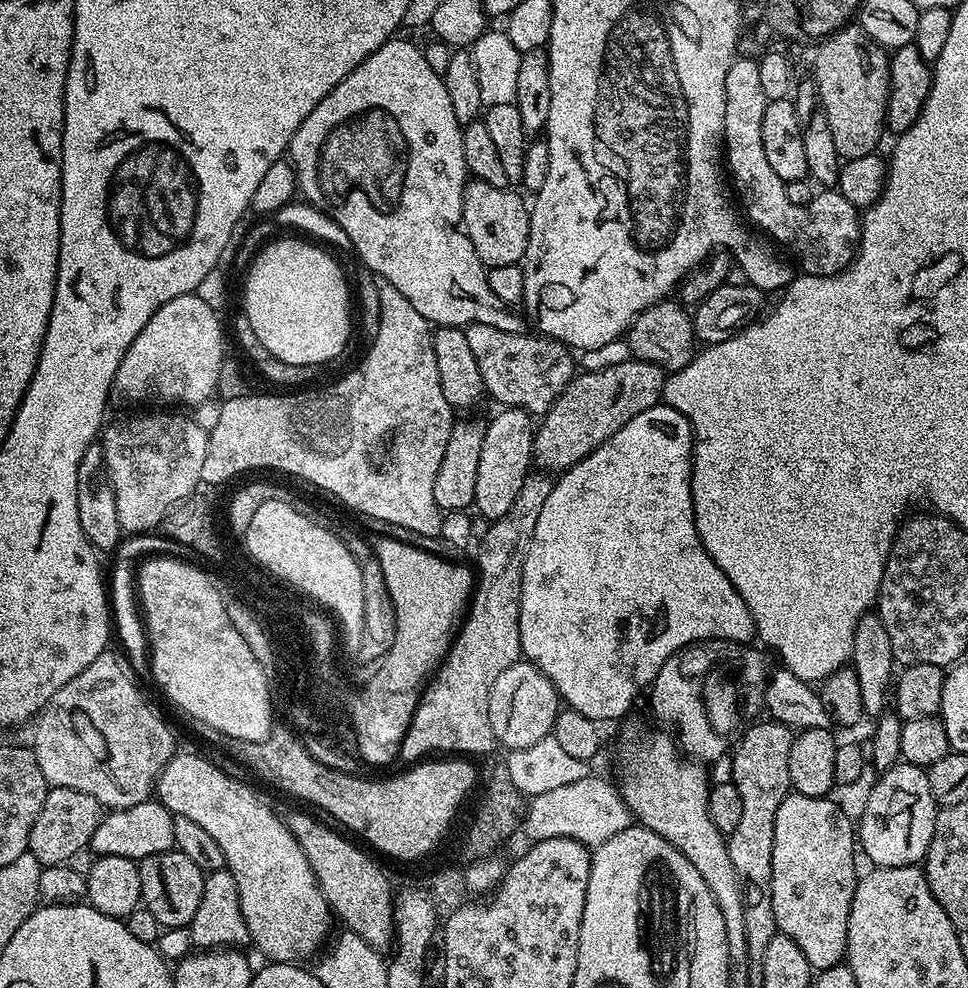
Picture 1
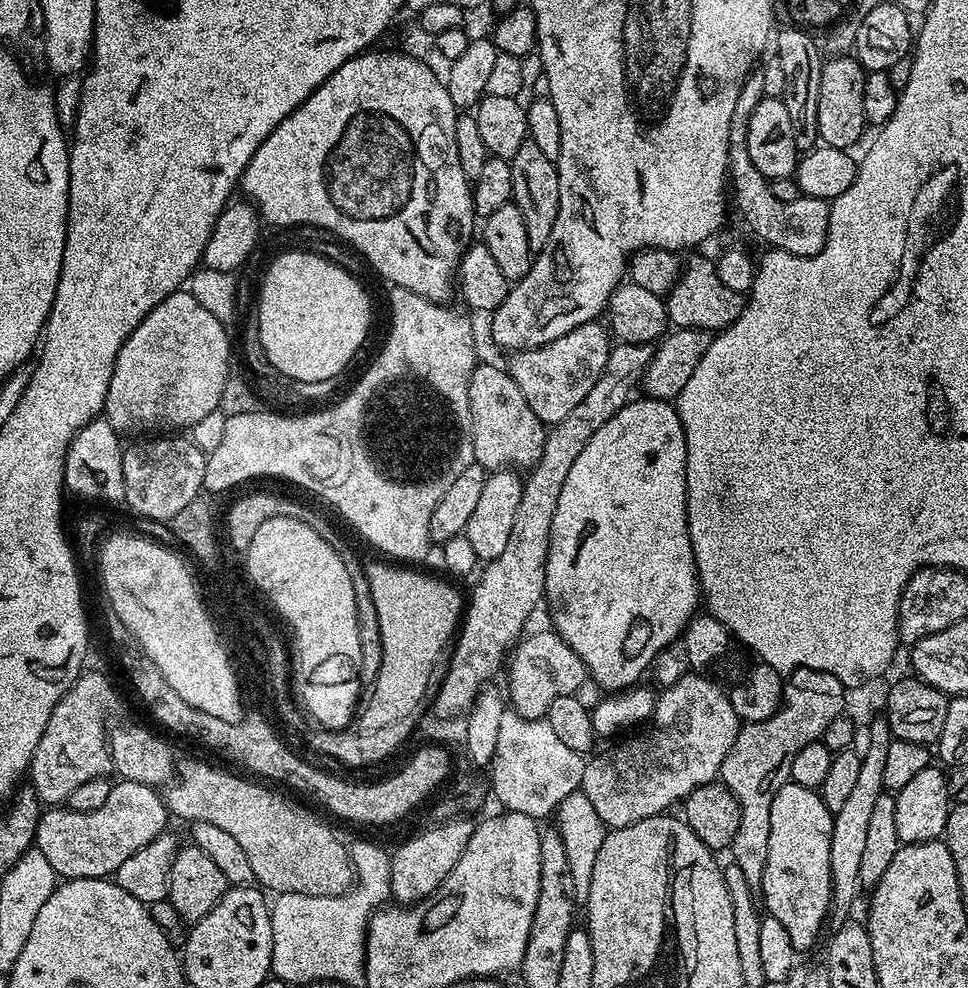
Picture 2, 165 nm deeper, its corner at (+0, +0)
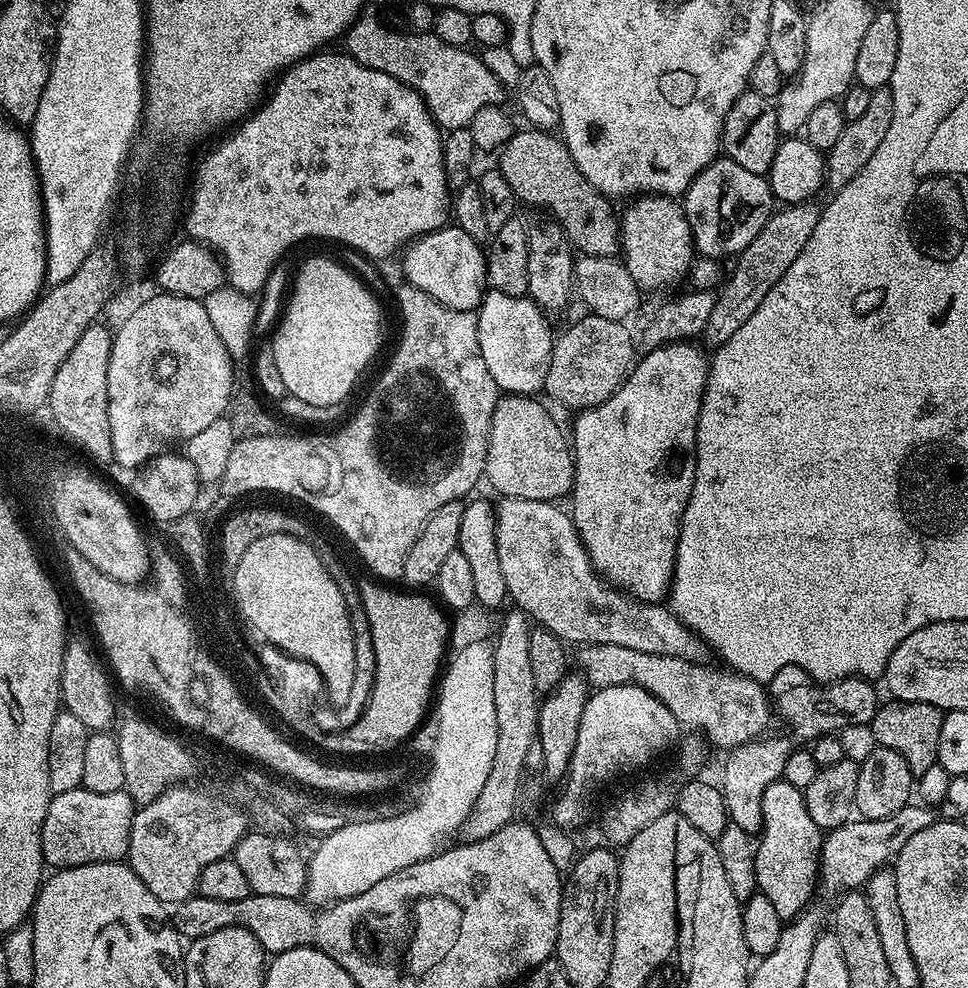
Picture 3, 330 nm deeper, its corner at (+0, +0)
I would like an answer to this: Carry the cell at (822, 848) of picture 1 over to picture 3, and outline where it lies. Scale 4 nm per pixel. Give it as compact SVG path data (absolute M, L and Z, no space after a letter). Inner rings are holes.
M783 778L766 786L766 790L762 794L762 822L764 826L759 833L758 843L755 845L756 887L763 896L770 898L774 911L787 922L800 915L813 903L812 891L814 893L817 891L820 874L822 830L818 826L814 826L814 821L811 820L810 813L806 810L803 791L790 786Z

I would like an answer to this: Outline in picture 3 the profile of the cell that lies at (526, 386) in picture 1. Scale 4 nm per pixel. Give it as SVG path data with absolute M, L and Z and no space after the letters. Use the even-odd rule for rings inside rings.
M584 314L577 324L570 325L561 336L559 333L544 370L543 391L571 410L593 408L606 402L606 398L618 391L634 364L634 336L628 333L628 326L619 320Z

